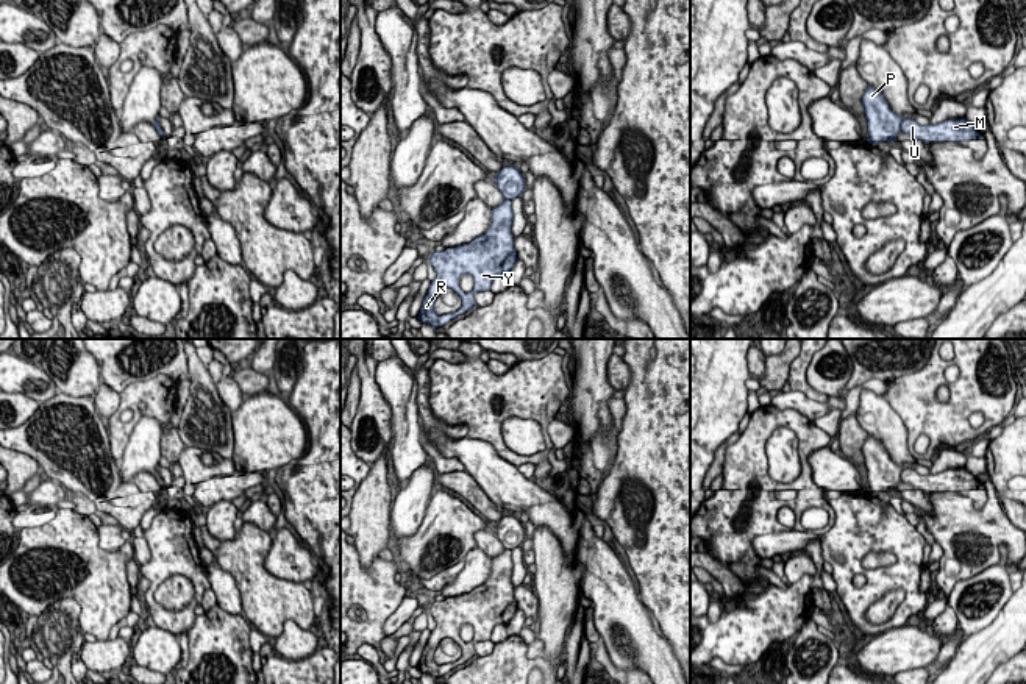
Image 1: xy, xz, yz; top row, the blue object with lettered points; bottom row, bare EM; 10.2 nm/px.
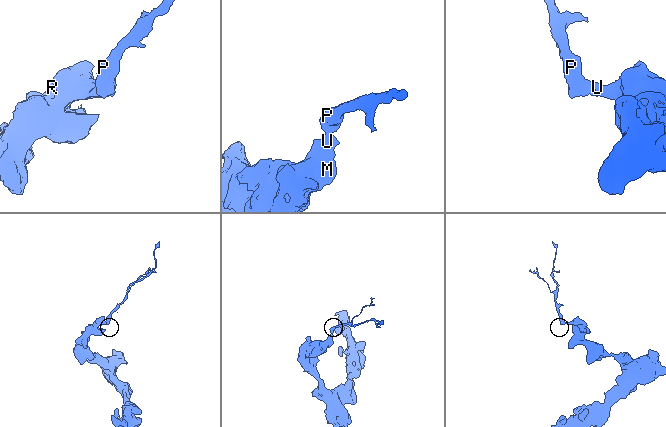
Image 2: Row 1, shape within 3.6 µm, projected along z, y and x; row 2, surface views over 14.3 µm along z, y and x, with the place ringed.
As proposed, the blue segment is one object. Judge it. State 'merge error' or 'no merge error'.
merge error

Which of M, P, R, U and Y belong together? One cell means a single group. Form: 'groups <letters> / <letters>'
groups M R U Y / P

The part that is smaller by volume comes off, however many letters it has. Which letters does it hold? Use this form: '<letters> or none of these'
P

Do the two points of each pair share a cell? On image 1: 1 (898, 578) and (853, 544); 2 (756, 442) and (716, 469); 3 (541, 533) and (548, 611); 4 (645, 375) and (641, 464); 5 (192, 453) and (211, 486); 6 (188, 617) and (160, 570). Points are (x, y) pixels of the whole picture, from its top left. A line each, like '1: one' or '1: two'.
1: one
2: two
3: one
4: one
5: two
6: one

